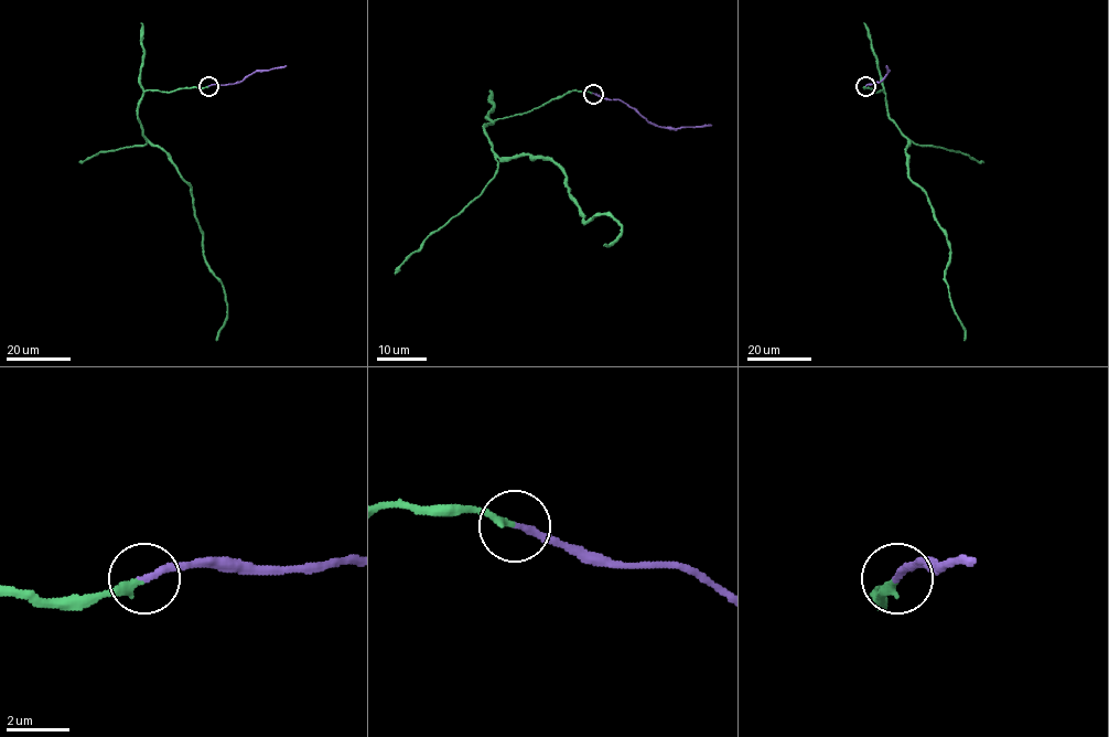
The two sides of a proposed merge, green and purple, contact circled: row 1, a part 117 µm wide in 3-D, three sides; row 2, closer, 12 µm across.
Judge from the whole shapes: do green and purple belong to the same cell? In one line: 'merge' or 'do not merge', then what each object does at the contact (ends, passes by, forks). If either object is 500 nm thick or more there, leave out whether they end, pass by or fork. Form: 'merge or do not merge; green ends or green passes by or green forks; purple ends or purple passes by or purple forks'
merge; green ends; purple ends

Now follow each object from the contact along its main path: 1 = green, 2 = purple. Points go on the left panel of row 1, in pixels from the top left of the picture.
1: (208, 86), (147, 89), (137, 120), (142, 134), (191, 188), (204, 260), (226, 305), (216, 341)
2: (208, 86), (237, 83), (255, 72), (287, 65)

